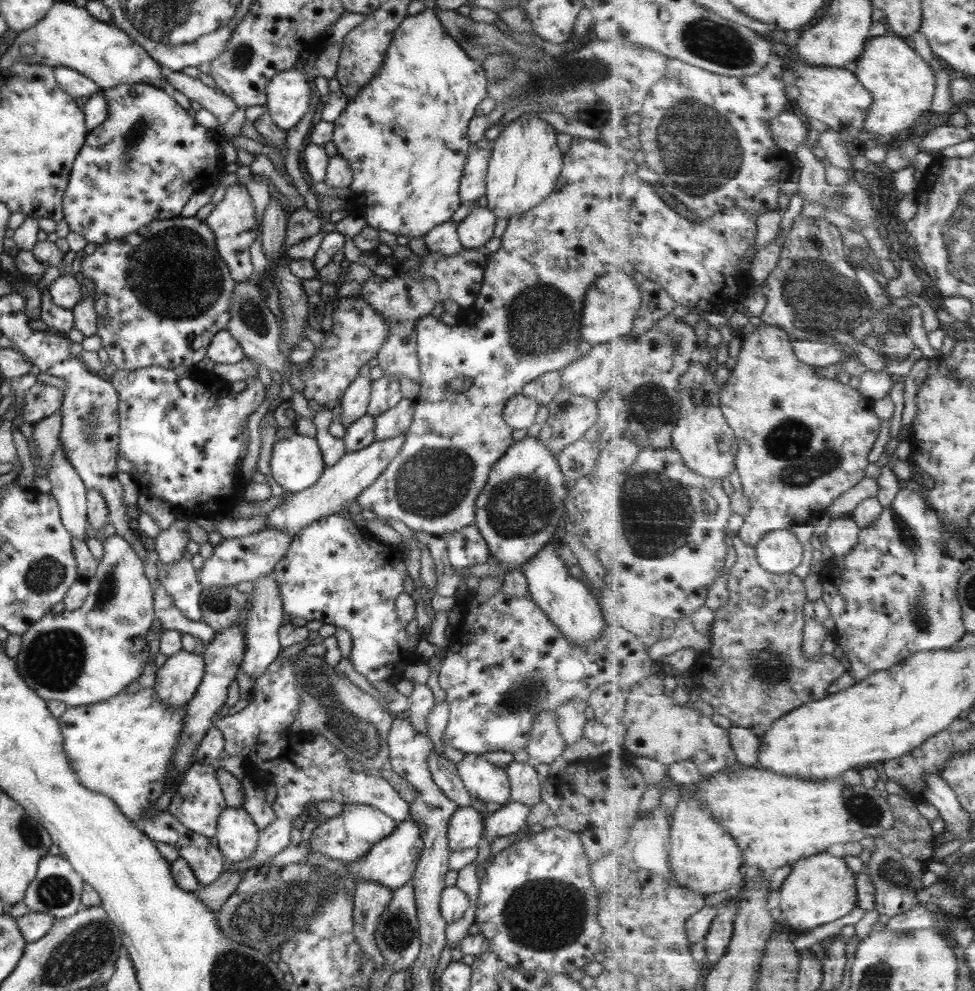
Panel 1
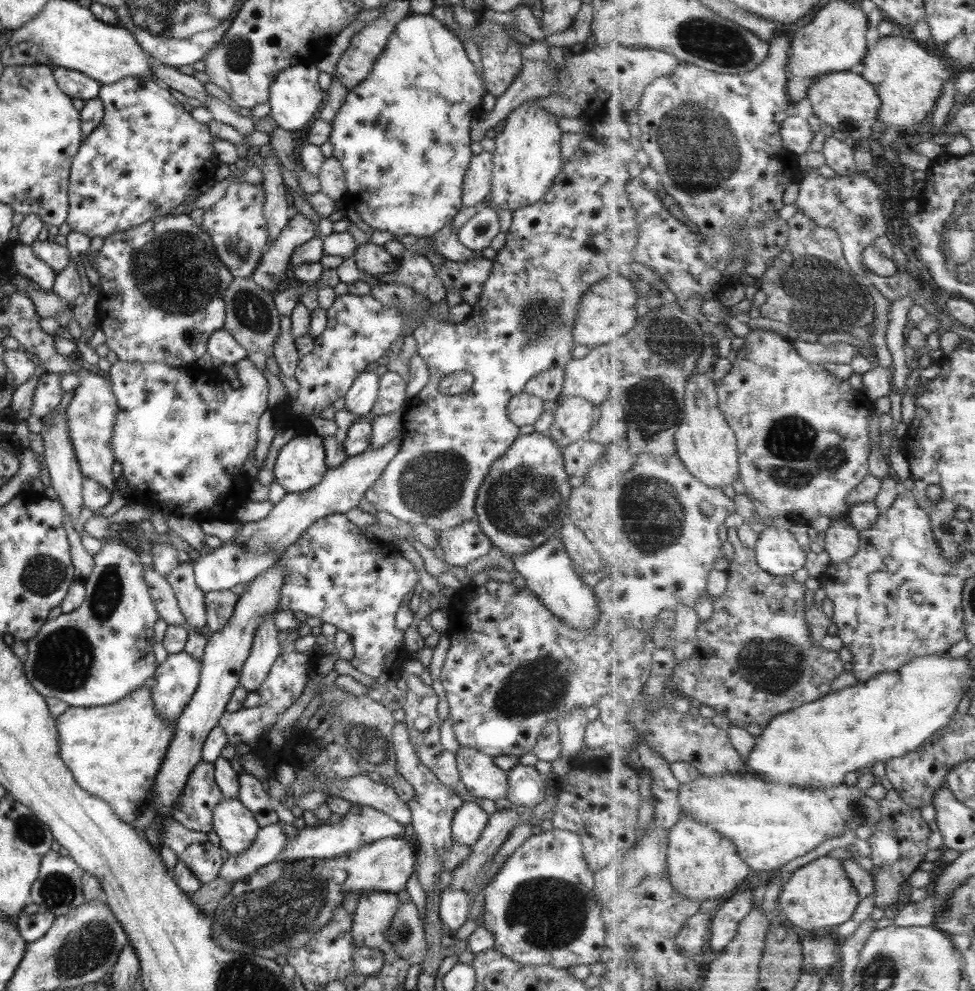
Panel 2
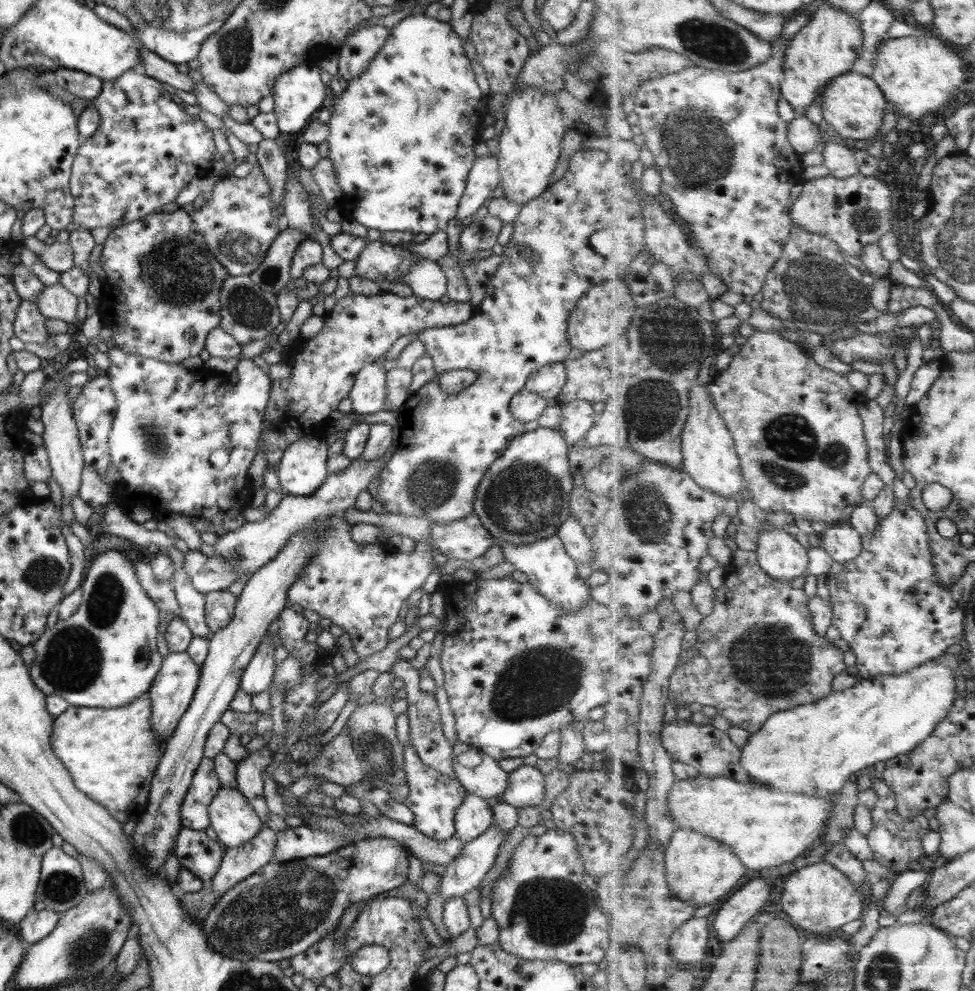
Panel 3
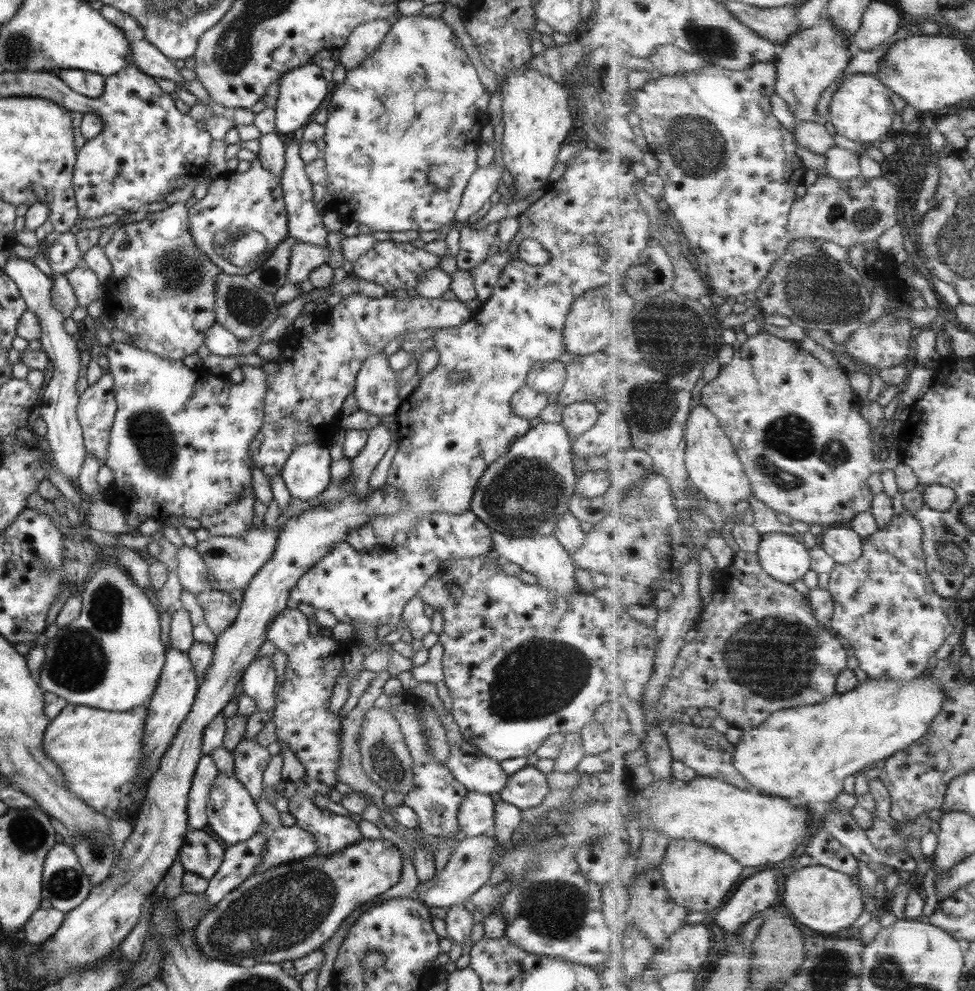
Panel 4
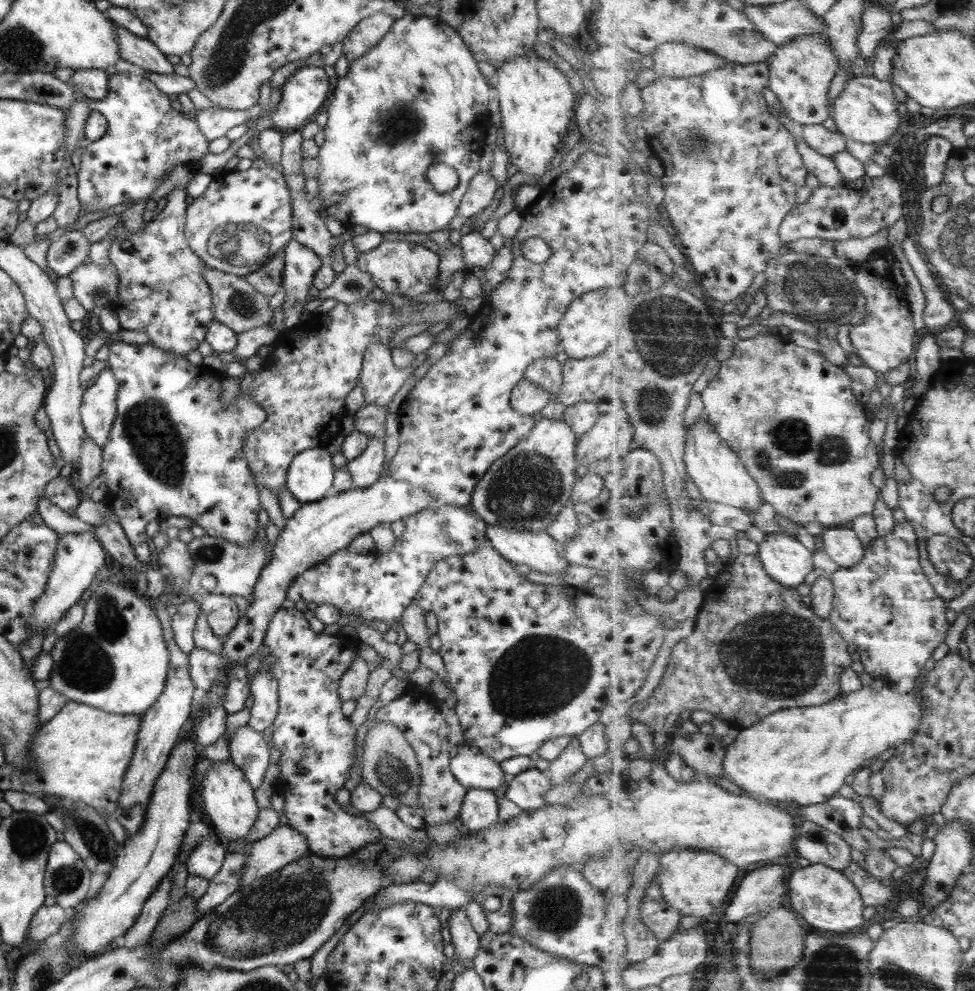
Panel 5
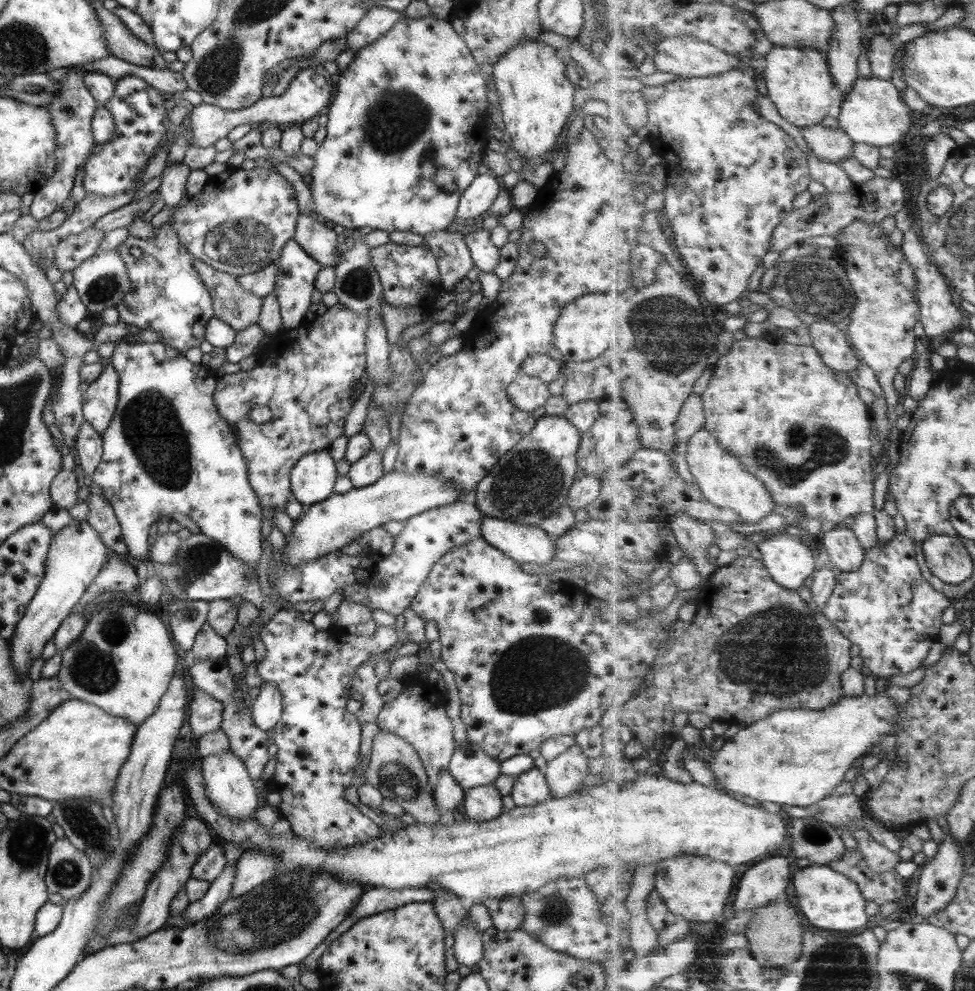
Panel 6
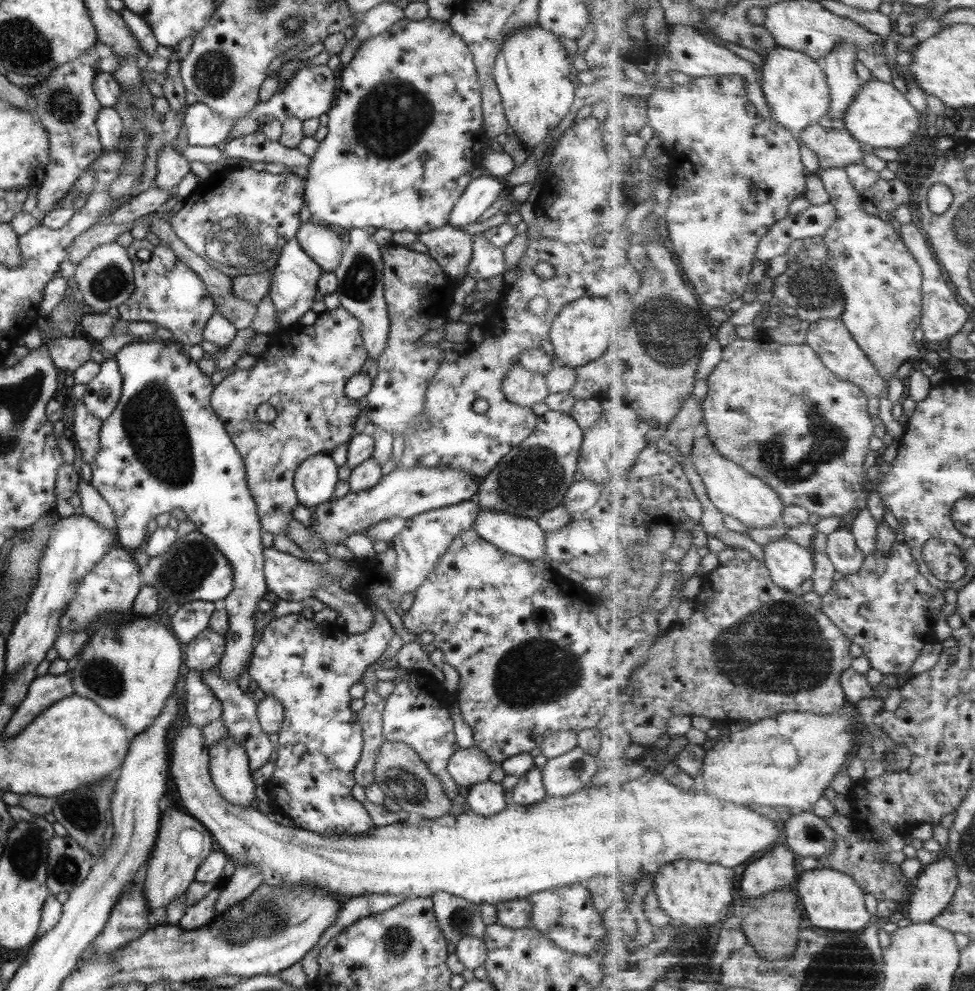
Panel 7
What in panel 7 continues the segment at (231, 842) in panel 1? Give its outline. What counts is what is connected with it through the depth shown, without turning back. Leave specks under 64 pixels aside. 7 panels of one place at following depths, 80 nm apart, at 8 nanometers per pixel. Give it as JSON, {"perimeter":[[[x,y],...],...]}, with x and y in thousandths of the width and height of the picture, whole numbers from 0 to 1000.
{"perimeter":[[[234,741],[214,756],[214,785],[231,809],[256,813],[261,808],[262,793],[254,769],[248,753],[243,753]]]}

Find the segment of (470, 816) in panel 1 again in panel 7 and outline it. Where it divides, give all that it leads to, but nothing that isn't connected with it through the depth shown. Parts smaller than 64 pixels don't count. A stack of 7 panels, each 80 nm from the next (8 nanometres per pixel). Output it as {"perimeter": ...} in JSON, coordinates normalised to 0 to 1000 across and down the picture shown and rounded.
{"perimeter":[[[502,787],[479,795],[477,807],[482,819],[491,823],[506,823],[519,814],[515,790]]]}

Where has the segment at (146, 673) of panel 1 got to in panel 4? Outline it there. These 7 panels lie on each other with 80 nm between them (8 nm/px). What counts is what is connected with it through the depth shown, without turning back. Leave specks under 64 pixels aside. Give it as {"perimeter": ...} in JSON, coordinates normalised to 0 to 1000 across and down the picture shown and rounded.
{"perimeter":[[[69,709],[63,718],[50,728],[43,754],[46,763],[67,781],[71,797],[87,811],[114,827],[131,827],[134,819],[142,819],[150,800],[150,791],[144,786],[145,755],[151,709],[126,718],[110,718],[99,714]]]}

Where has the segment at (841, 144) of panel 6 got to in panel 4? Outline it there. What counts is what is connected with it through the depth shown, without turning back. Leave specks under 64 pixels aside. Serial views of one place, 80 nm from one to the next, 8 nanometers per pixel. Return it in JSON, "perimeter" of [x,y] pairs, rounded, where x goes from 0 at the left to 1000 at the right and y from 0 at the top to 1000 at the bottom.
{"perimeter":[[[817,121],[814,137],[817,139],[818,148],[826,148],[838,155],[848,155],[856,149],[856,136],[852,137],[848,129],[842,124]]]}

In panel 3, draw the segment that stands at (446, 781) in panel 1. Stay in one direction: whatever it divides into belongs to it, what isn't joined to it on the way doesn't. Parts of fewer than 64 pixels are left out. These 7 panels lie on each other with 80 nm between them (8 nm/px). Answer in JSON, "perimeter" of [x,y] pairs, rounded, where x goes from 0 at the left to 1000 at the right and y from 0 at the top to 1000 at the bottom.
{"perimeter":[[[414,664],[408,666],[399,677],[403,679],[404,683],[414,688],[414,696],[416,696],[414,703],[417,706],[416,721],[419,728],[419,747],[424,757],[430,763],[430,768],[434,772],[451,779],[454,783],[468,786],[465,777],[463,777],[464,753],[456,747],[452,739],[452,730],[450,728],[450,717],[446,710],[446,702],[444,699],[433,697],[430,690],[431,682],[429,676],[424,675],[419,671],[419,666]]]}

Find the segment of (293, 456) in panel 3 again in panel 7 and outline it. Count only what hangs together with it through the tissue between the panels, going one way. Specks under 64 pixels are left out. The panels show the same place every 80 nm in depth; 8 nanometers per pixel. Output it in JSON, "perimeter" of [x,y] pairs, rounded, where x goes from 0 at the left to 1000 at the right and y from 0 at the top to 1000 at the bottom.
{"perimeter":[[[325,457],[310,464],[299,482],[305,508],[321,513],[339,505],[347,485],[346,471],[337,458]]]}

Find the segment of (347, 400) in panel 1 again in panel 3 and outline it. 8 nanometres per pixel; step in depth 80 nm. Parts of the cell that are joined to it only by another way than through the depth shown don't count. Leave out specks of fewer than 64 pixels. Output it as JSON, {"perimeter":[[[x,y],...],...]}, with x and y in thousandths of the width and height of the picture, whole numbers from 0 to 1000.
{"perimeter":[[[384,365],[374,366],[370,370],[357,396],[362,417],[384,423],[391,421],[393,414],[395,421],[395,414],[398,413],[394,410],[395,378],[393,371]]]}

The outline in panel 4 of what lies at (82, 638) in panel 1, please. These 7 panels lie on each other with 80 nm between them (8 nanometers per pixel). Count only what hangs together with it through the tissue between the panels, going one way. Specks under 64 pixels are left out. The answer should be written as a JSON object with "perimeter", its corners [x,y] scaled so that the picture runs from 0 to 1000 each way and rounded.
{"perimeter":[[[106,567],[90,585],[83,589],[80,598],[84,603],[83,616],[77,626],[61,634],[54,644],[42,645],[45,667],[36,685],[45,698],[51,698],[71,710],[99,714],[110,718],[126,718],[151,709],[168,669],[170,657],[163,647],[161,615],[120,567]]]}

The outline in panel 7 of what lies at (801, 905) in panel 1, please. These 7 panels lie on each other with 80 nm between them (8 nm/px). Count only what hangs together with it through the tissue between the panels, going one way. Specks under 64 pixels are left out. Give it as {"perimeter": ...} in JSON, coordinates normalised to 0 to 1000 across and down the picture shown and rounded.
{"perimeter":[[[839,873],[835,877],[824,879],[817,888],[816,896],[818,903],[822,904],[822,910],[826,913],[827,924],[836,935],[842,938],[885,938],[892,934],[891,930],[897,925],[890,919],[888,900],[870,881]]]}

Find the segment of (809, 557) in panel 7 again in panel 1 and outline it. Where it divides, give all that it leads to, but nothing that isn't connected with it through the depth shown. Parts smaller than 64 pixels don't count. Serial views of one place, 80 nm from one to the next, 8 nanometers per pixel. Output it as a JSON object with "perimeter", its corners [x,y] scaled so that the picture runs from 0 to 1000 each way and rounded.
{"perimeter":[[[810,533],[788,537],[774,553],[776,565],[789,577],[813,578],[824,565],[824,551]]]}

